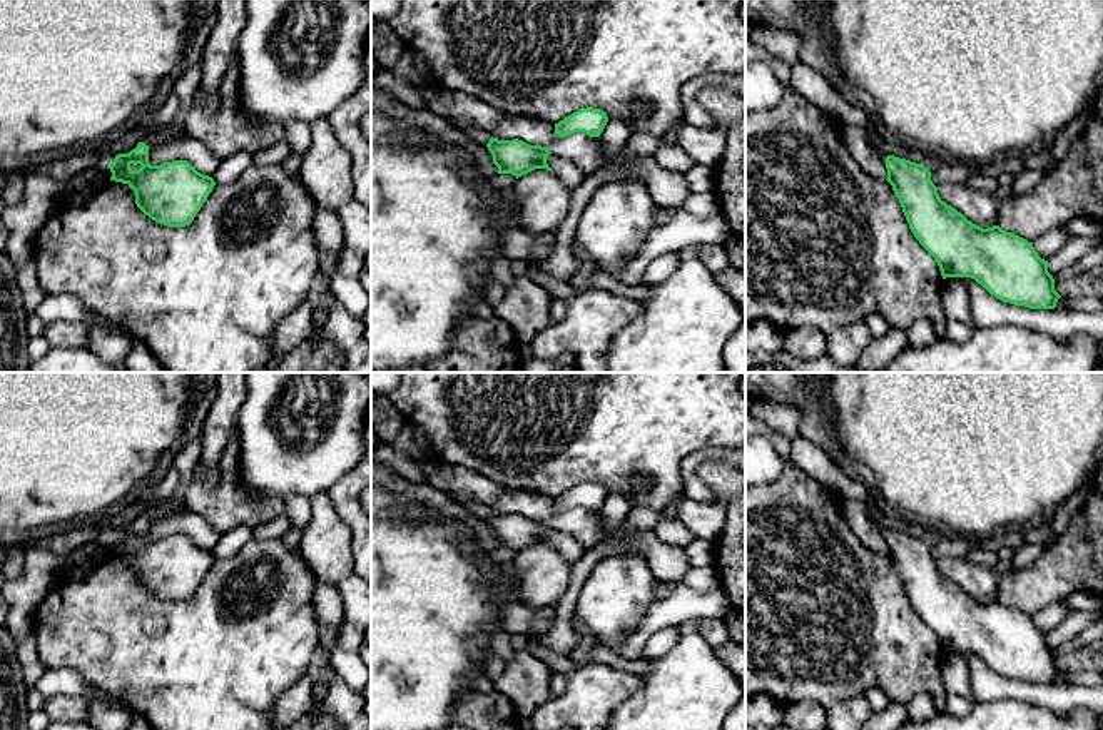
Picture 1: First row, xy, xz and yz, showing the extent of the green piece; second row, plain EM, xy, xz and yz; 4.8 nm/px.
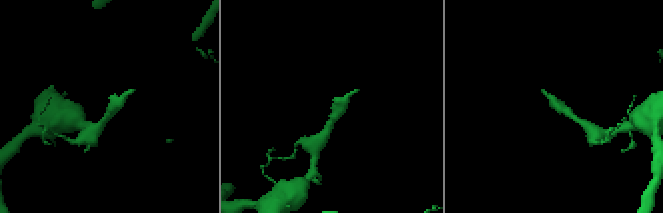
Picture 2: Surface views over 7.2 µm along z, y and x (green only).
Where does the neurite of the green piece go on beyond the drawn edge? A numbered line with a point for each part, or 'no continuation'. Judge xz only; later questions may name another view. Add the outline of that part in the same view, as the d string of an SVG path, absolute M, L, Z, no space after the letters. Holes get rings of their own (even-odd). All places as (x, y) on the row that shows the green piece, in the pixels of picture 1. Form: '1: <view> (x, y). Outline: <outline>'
1: xz (478, 136). Outline: M468 127L463 130L475 144L488 144L491 135L478 127Z

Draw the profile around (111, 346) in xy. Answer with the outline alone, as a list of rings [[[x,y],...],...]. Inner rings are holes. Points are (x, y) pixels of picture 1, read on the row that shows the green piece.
[[[87,322],[89,344],[87,349],[110,364],[125,364],[132,341],[129,336],[99,324]]]

